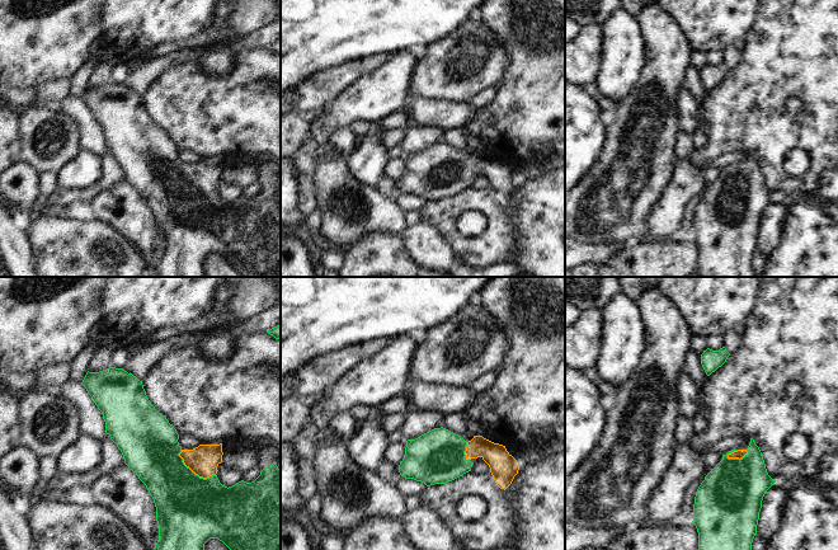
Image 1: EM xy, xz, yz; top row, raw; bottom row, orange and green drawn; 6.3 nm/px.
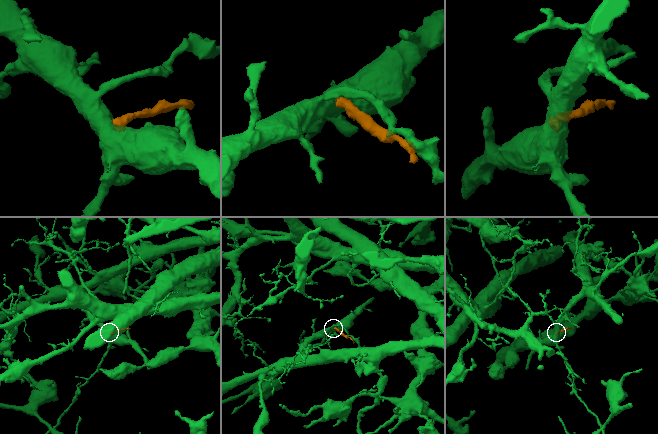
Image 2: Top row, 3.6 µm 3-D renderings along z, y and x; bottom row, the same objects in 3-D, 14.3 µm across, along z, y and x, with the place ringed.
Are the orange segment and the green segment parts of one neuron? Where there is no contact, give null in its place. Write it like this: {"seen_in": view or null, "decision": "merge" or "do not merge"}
{"seen_in": "xy", "decision": "merge"}

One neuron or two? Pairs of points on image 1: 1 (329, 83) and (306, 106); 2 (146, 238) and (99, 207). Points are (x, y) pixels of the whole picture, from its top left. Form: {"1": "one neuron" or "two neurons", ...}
{"1": "one neuron", "2": "one neuron"}

